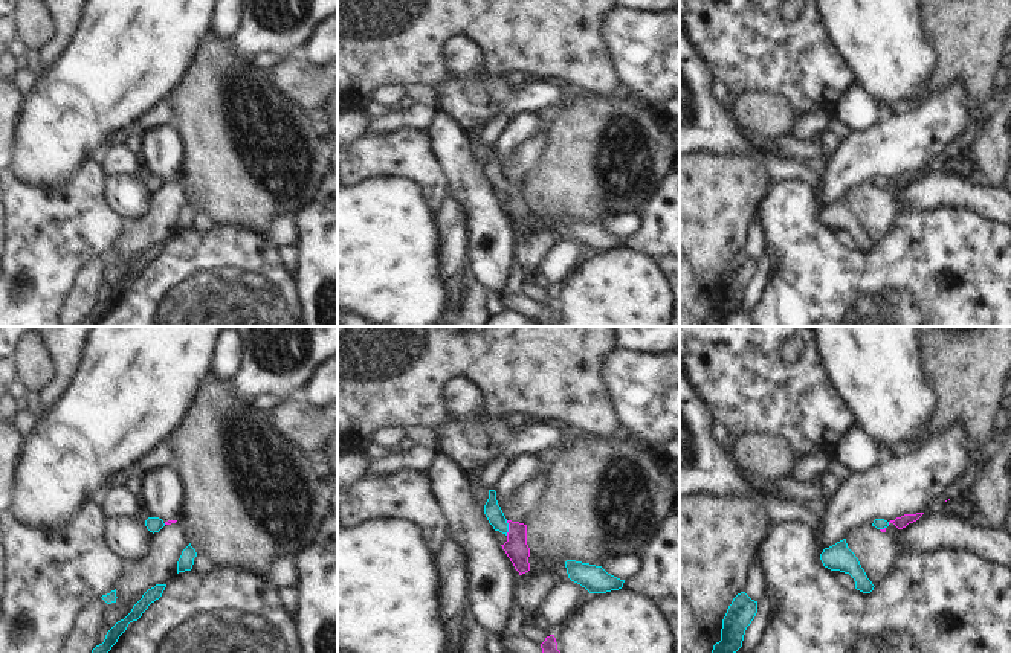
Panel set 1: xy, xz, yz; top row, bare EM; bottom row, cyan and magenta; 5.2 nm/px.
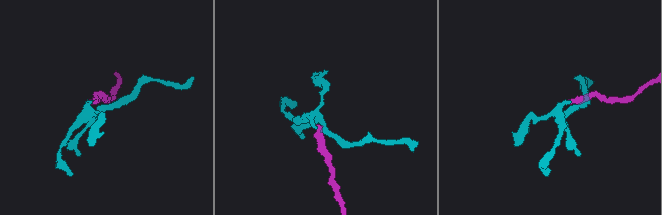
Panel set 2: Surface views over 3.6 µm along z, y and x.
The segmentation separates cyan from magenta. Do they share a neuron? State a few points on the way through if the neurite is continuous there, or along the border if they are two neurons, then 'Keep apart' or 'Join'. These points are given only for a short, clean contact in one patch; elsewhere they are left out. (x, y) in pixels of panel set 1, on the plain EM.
Path across: xz (494, 171), (507, 186), (516, 196), (516, 206). Join

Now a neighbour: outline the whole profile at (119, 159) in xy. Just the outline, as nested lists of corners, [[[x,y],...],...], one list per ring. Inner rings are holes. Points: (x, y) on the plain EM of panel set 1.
[[[125,143],[111,145],[102,156],[102,165],[108,172],[108,177],[115,175],[139,175],[142,171],[142,162],[137,154],[131,151]]]

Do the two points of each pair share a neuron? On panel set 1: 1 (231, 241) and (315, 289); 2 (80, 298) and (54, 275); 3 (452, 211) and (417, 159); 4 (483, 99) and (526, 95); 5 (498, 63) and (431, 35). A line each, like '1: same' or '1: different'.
1: different
2: different
3: different
4: same
5: same

